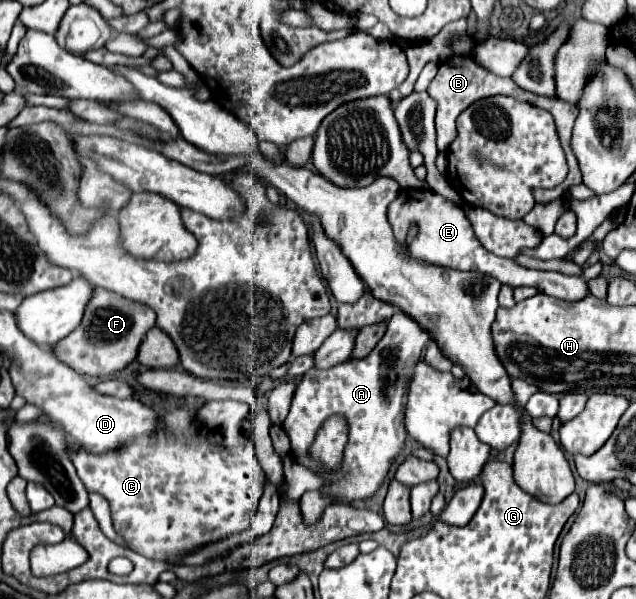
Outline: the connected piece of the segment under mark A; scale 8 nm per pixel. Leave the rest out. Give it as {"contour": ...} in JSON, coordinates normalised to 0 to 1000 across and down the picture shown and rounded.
{"contour":[[[619,523],[616,533],[610,536],[607,556],[604,563],[594,569],[594,576],[588,579],[588,586],[572,596],[572,599],[547,599],[528,613],[519,613],[513,619],[503,616],[487,616],[475,636],[465,646],[462,666],[459,666],[459,679],[456,689],[447,703],[447,716],[456,730],[459,740],[459,760],[472,776],[481,776],[484,783],[494,783],[494,770],[484,763],[484,750],[494,740],[497,720],[506,710],[506,703],[522,693],[522,689],[535,689],[544,693],[547,710],[550,710],[550,733],[544,743],[544,756],[541,756],[541,770],[538,780],[525,790],[525,793],[513,793],[503,790],[506,796],[519,800],[522,806],[506,813],[509,823],[525,826],[531,836],[560,836],[560,833],[572,833],[585,823],[591,823],[619,770],[619,763],[629,756],[629,750],[635,746],[635,733],[638,733],[638,716],[635,716],[635,676],[638,676],[638,659],[642,659],[642,639],[648,633],[648,619],[651,609],[660,603],[664,583],[673,573],[673,556],[667,556],[667,549],[657,539],[648,539],[648,533],[635,523]]]}

